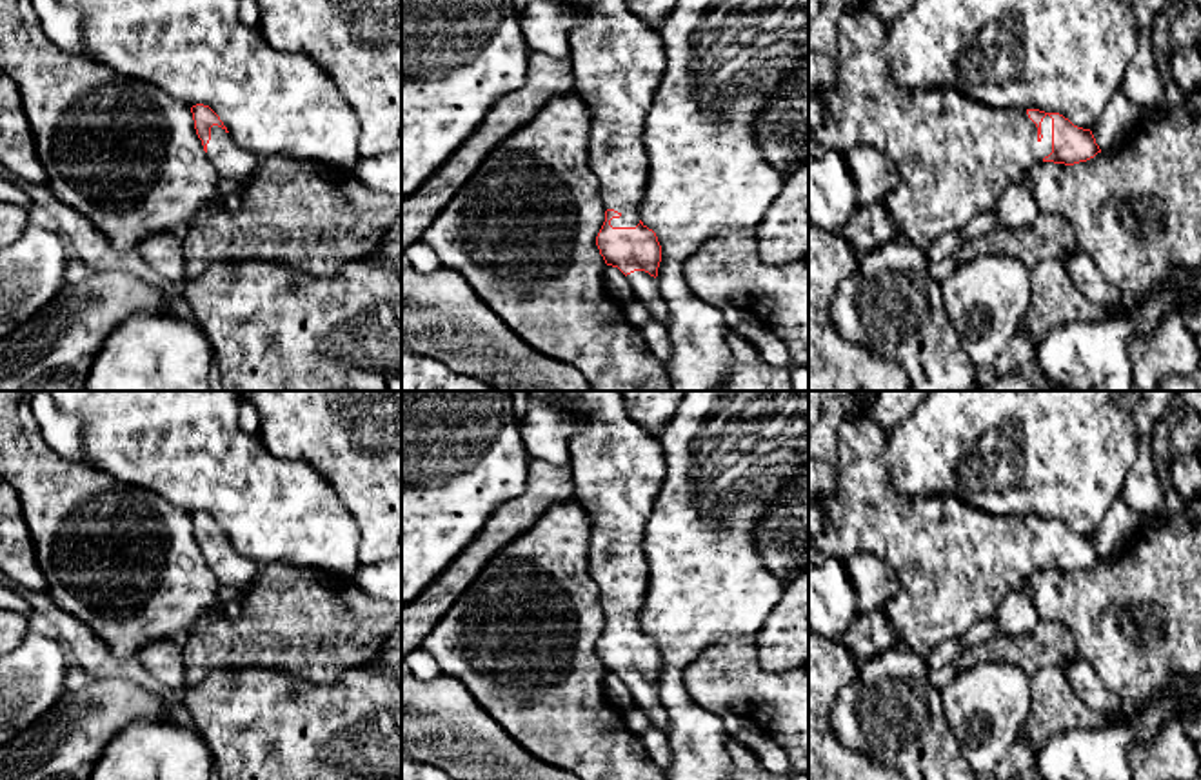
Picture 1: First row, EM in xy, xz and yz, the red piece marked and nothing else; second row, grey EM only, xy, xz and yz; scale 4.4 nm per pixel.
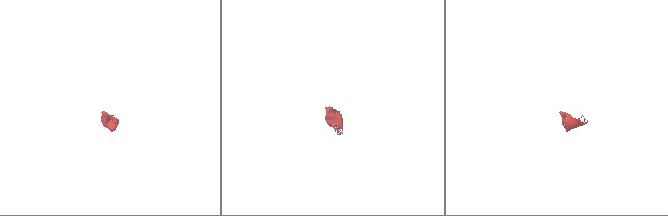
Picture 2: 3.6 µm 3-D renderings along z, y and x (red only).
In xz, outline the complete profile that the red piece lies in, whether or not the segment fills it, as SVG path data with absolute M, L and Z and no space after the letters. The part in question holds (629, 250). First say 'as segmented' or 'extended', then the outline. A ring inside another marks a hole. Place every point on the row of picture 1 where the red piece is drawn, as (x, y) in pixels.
extended; M578 0L583 20L574 27L569 45L574 91L591 113L591 145L587 162L600 180L605 222L596 245L607 265L618 267L650 316L669 322L660 295L658 267L661 245L652 229L640 220L640 202L647 189L649 155L643 142L645 120L661 82L667 60L660 31L636 16L625 0Z

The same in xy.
extended; M196 104L191 107L191 113L207 160L222 180L242 180L256 171L260 158L234 142L220 116L209 105Z

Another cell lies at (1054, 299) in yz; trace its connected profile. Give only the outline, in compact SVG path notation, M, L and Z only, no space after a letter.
M1047 258L1030 269L1032 304L1019 327L1034 347L1054 327L1068 322L1097 322L1112 315L1112 307L1088 302L1070 282L1065 267L1056 258Z

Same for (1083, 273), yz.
M1081 249L1059 260L1074 287L1092 304L1116 307L1125 300L1123 293L1110 284L1099 267Z

